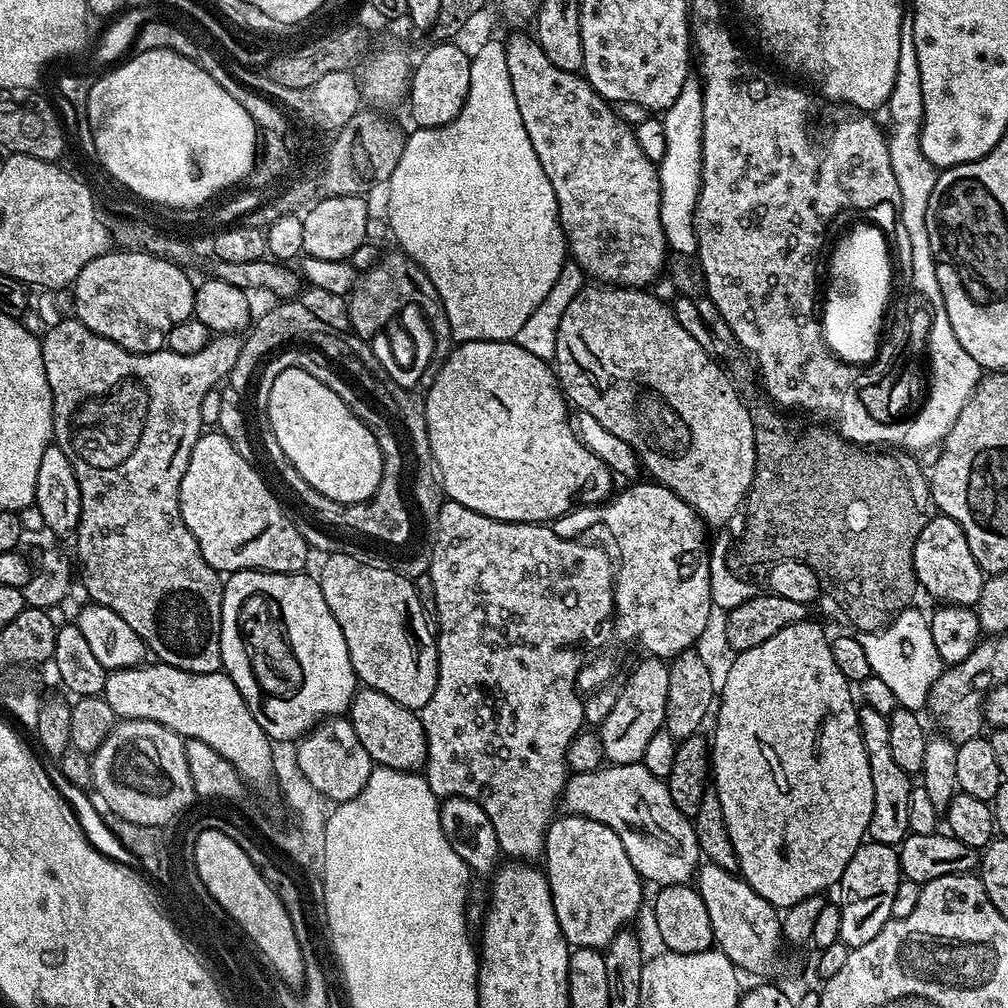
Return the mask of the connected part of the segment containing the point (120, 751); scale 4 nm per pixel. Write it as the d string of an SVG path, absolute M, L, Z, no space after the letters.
M120 720L112 728L105 741L98 746L91 756L92 787L106 803L126 822L138 822L142 826L167 826L179 812L184 812L197 799L196 787L190 774L190 766L186 762L184 737L149 720Z

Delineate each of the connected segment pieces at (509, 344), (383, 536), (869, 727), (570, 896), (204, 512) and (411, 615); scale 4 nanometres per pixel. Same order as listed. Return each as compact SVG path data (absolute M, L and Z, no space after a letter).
M475 340L474 342L460 342L453 347L452 353L440 364L438 370L438 378L434 378L427 385L428 397L423 397L422 403L426 410L426 426L428 427L428 433L430 434L430 450L432 451L432 457L436 463L436 471L440 473L440 481L444 487L444 495L449 500L458 502L462 506L466 506L470 510L474 510L478 514L486 514L486 518L494 518L495 520L505 520L506 522L514 522L515 524L548 524L553 520L557 520L562 514L572 511L574 508L581 506L600 506L605 503L613 495L614 477L609 468L604 465L602 458L594 458L594 454L590 454L590 450L586 450L586 446L580 441L579 436L576 435L576 429L573 421L570 419L570 412L568 416L568 408L570 409L569 401L566 399L563 388L560 387L553 365L547 360L535 357L534 354L530 354L529 351L524 350L522 346L516 344L511 340Z
M292 346L287 350L281 351L279 354L273 355L271 359L259 369L258 379L254 384L254 392L256 388L256 404L260 407L260 410L267 409L268 407L270 386L274 386L274 378L278 378L277 373L289 365L297 366L298 370L306 370L306 374L310 374L313 378L318 378L318 382L322 382L322 386L330 386L330 390L334 390L334 394L338 394L338 398L342 398L342 402L346 402L348 409L350 409L355 416L359 416L361 422L365 424L367 428L376 428L374 438L376 440L384 440L384 448L382 450L384 477L378 482L378 490L374 490L372 499L368 501L370 504L369 508L356 508L353 504L348 504L348 512L344 512L344 520L348 520L348 530L351 530L353 533L361 532L362 535L369 536L372 540L381 540L384 544L406 543L412 536L413 513L410 511L410 508L410 513L408 513L408 508L404 505L406 492L405 489L404 492L400 489L400 471L404 468L404 460L400 457L400 440L392 433L392 428L388 425L388 423L390 423L389 417L385 415L375 403L369 402L367 399L364 401L363 398L332 369L335 367L333 367L329 361L321 358L315 351L305 350L300 346Z
M861 707L860 733L866 746L866 758L870 762L870 778L874 778L874 814L870 818L867 839L874 844L898 846L908 837L910 822L910 794L913 781L894 762L890 755L890 726L888 717L878 714L878 710Z
M585 816L561 817L549 824L542 853L554 914L558 914L558 926L562 926L562 934L572 948L603 950L639 914L645 885L626 858L622 838L610 826Z
M219 430L205 431L190 454L190 466L186 466L186 474L182 474L182 486L180 487L180 513L182 518L186 522L190 534L194 534L194 538L202 550L202 558L206 558L206 562L210 562L210 566L216 572L221 574L234 572L303 572L309 567L307 565L308 555L310 555L308 543L302 538L299 527L295 523L292 525L291 518L284 513L283 506L276 501L275 494L268 489L267 482L252 469L250 460L247 455L239 453Z
M337 550L323 557L324 565L318 571L322 586L322 598L330 606L330 614L342 626L342 638L346 638L346 650L350 654L352 669L363 687L378 690L386 698L394 698L398 706L419 710L434 698L434 686L438 686L438 650L436 636L428 629L424 617L424 604L416 593L417 585L404 577L395 567L383 568L380 564L367 564L348 552Z

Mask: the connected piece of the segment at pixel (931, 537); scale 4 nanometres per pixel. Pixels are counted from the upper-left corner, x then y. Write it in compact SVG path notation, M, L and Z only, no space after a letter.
M936 514L918 534L918 542L912 555L913 568L916 571L916 582L924 588L940 604L967 604L974 606L982 594L982 586L986 574L974 562L974 554L970 554L970 542L966 542L966 534L962 534L962 526L950 517Z

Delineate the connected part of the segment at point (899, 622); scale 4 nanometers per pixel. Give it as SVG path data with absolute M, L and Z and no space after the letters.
M909 606L899 612L879 632L865 632L859 637L862 650L866 650L866 659L870 662L872 675L882 678L886 686L894 693L897 705L901 708L919 709L922 704L922 688L920 684L930 686L940 676L942 661L934 646L934 638L930 634L929 617L920 616L916 606Z

